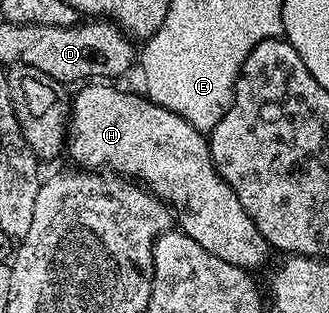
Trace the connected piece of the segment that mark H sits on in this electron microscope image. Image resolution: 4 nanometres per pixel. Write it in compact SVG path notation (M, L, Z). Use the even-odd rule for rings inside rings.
M87 82L80 87L83 89L76 96L74 93L65 141L66 155L71 155L79 163L76 165L80 169L110 170L132 182L138 182L152 196L158 196L173 209L178 227L186 236L193 238L197 246L205 246L205 250L221 258L221 262L229 262L244 270L261 267L266 262L267 255L272 255L273 249L261 230L257 230L253 218L245 214L245 206L241 206L235 191L215 169L208 137L198 132L179 113L167 110L165 106L157 106L138 91L122 92L111 84L114 83Z

